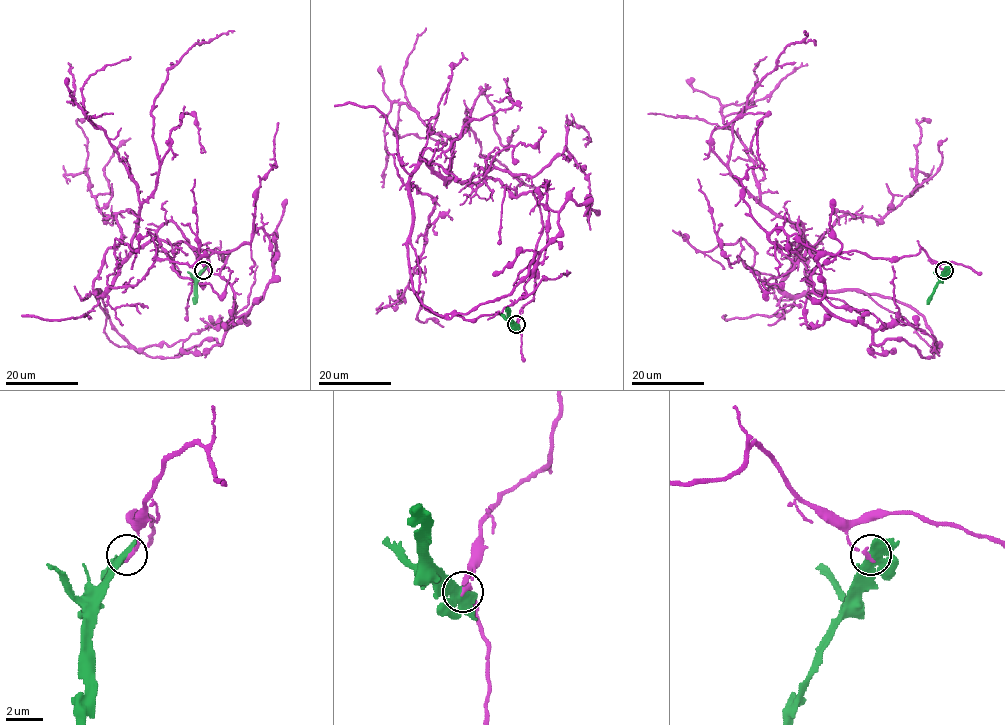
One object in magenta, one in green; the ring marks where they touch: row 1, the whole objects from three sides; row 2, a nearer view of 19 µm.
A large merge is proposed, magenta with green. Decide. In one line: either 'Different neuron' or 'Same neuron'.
Different neuron

